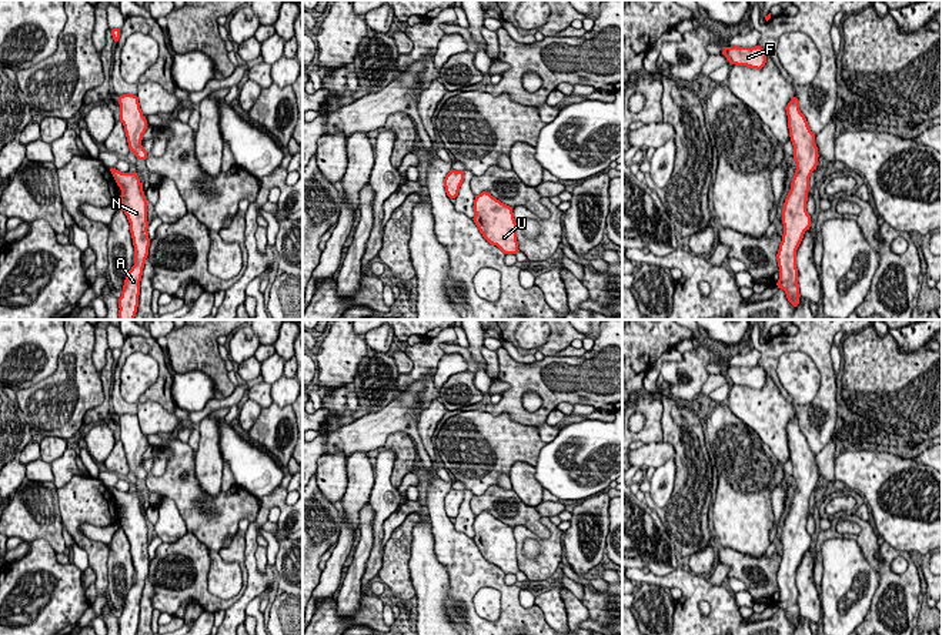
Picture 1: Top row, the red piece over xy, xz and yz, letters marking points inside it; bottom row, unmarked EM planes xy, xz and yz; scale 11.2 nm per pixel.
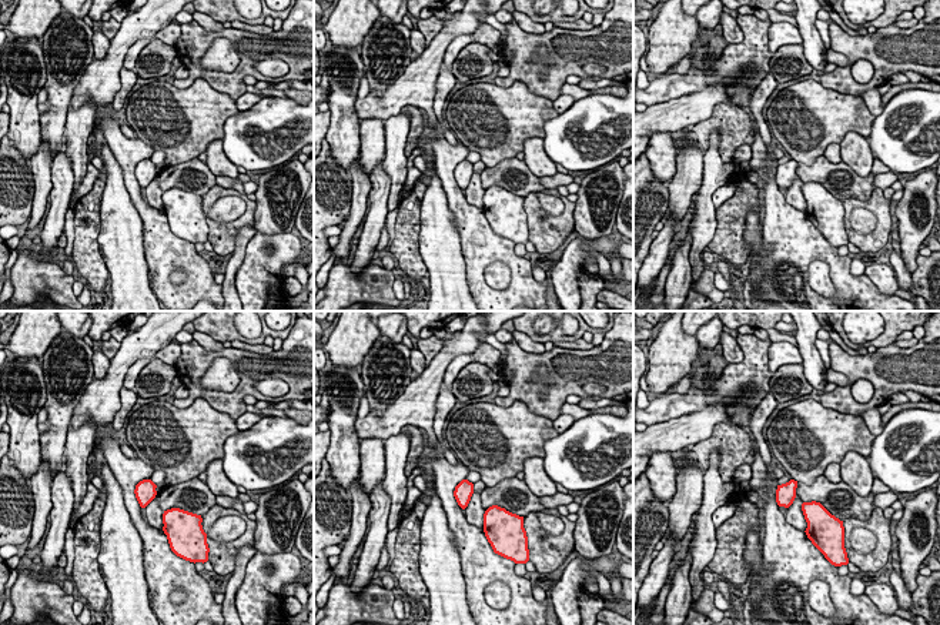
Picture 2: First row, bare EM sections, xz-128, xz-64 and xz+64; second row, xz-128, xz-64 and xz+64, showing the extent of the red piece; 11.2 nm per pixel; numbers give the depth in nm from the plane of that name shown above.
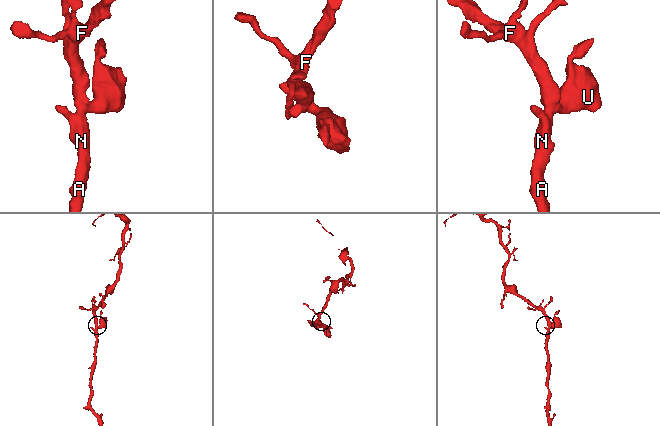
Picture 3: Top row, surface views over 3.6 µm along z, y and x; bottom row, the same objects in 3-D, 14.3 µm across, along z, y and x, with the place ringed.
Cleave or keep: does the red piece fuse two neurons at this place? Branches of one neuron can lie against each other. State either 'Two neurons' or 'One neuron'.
One neuron

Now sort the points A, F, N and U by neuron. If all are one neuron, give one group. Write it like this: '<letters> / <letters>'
A F N U

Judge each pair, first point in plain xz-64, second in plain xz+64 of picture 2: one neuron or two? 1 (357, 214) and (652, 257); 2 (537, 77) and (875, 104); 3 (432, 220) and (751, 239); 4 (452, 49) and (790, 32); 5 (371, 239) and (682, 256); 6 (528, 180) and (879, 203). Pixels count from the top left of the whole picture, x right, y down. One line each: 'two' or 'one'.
1: one
2: two
3: one
4: one
5: one
6: two

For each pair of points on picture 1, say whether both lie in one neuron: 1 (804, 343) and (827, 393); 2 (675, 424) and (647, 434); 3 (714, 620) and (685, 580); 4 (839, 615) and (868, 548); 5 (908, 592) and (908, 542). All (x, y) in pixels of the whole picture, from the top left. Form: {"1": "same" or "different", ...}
{"1": "same", "2": "different", "3": "same", "4": "different", "5": "different"}

